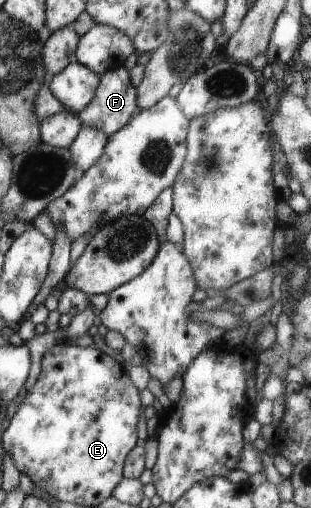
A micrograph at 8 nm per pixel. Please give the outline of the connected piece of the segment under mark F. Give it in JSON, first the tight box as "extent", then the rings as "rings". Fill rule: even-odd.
{"extent":[79,64,137,137],"rings":[[[122,64],[100,76],[94,99],[79,113],[82,126],[90,126],[108,137],[120,131],[136,115],[137,91]]]}

